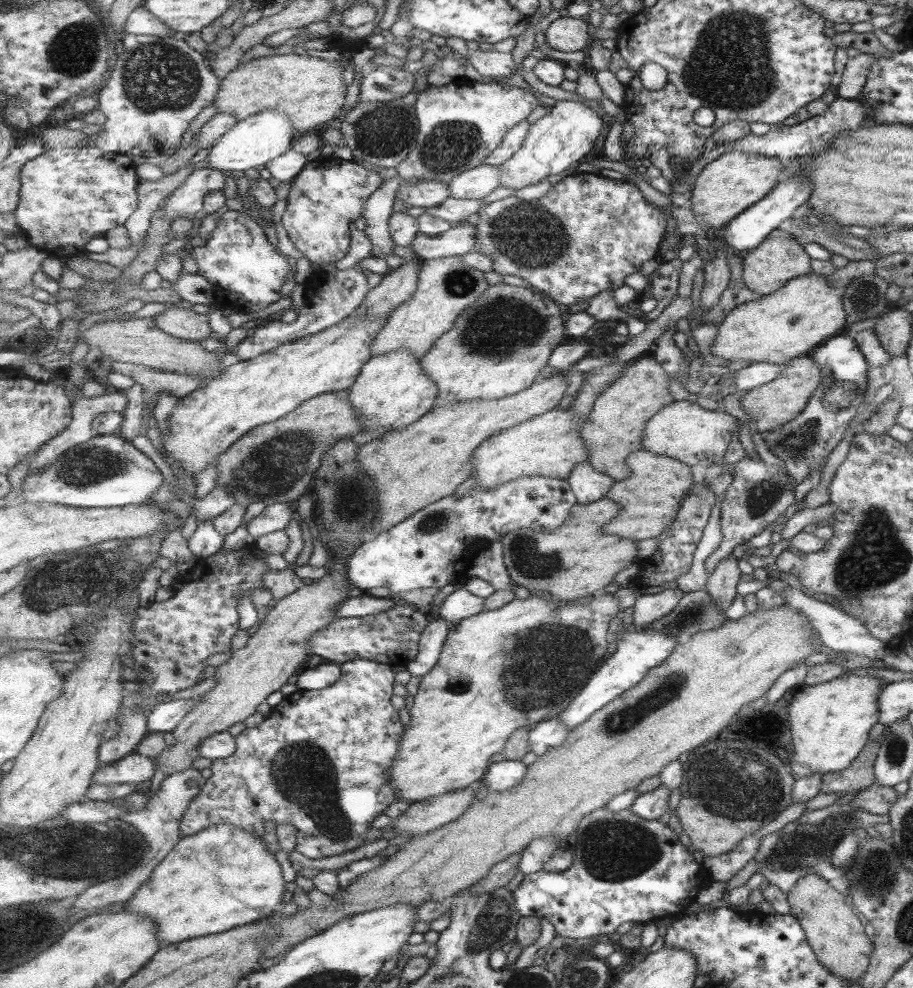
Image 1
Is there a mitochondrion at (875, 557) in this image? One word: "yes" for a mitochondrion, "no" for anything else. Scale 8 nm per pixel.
yes

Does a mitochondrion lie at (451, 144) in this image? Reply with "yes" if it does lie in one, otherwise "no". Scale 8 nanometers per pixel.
yes

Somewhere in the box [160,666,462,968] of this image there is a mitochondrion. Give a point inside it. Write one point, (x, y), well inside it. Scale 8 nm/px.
(304, 776)

